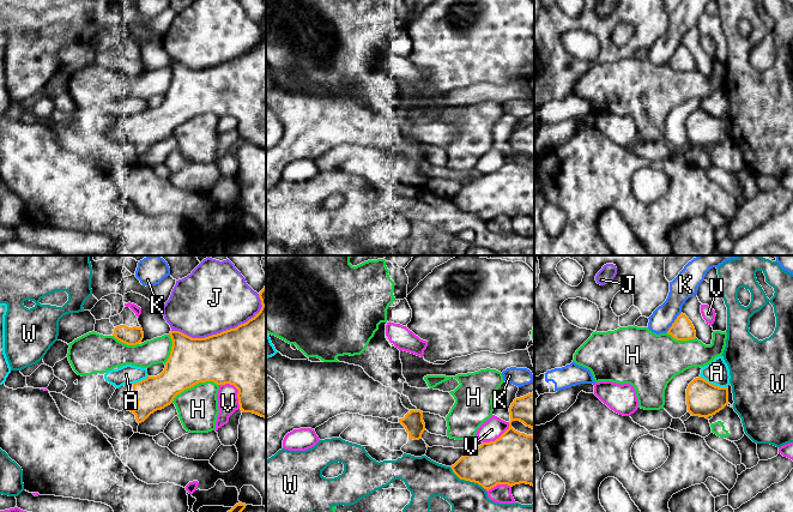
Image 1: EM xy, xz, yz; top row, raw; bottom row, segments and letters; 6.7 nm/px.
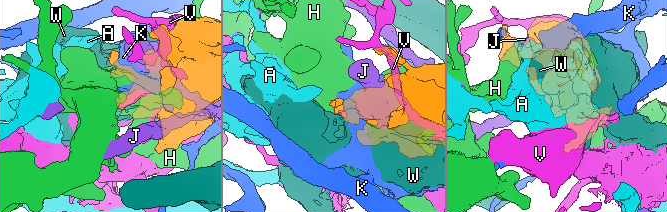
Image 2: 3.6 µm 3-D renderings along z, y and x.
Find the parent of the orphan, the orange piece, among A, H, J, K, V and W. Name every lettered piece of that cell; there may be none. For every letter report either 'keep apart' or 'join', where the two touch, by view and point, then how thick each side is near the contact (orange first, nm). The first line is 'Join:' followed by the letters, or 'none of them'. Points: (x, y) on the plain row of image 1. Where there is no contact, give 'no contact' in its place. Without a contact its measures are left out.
Join: none of them
A: keep apart | yz (714, 116) | 240/160 nm
H: keep apart | xy (194, 115) | 320/280 nm
J: keep apart | xy (226, 61) | 460/440 nm
K: keep apart | yz (675, 53) | 150/170 nm
V: keep apart | xy (237, 120) | 500/140 nm
W: keep apart | xz (467, 211) | 300/240 nm

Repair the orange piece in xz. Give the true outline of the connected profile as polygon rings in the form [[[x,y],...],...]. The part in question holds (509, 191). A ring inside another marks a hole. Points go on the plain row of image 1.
[[[534,124],[515,129],[509,144],[509,159],[498,170],[483,174],[450,198],[460,211],[478,215],[486,222],[497,216],[513,218],[526,215],[534,218],[534,168],[520,164],[511,158],[513,152],[520,152],[526,158],[534,161]]]

